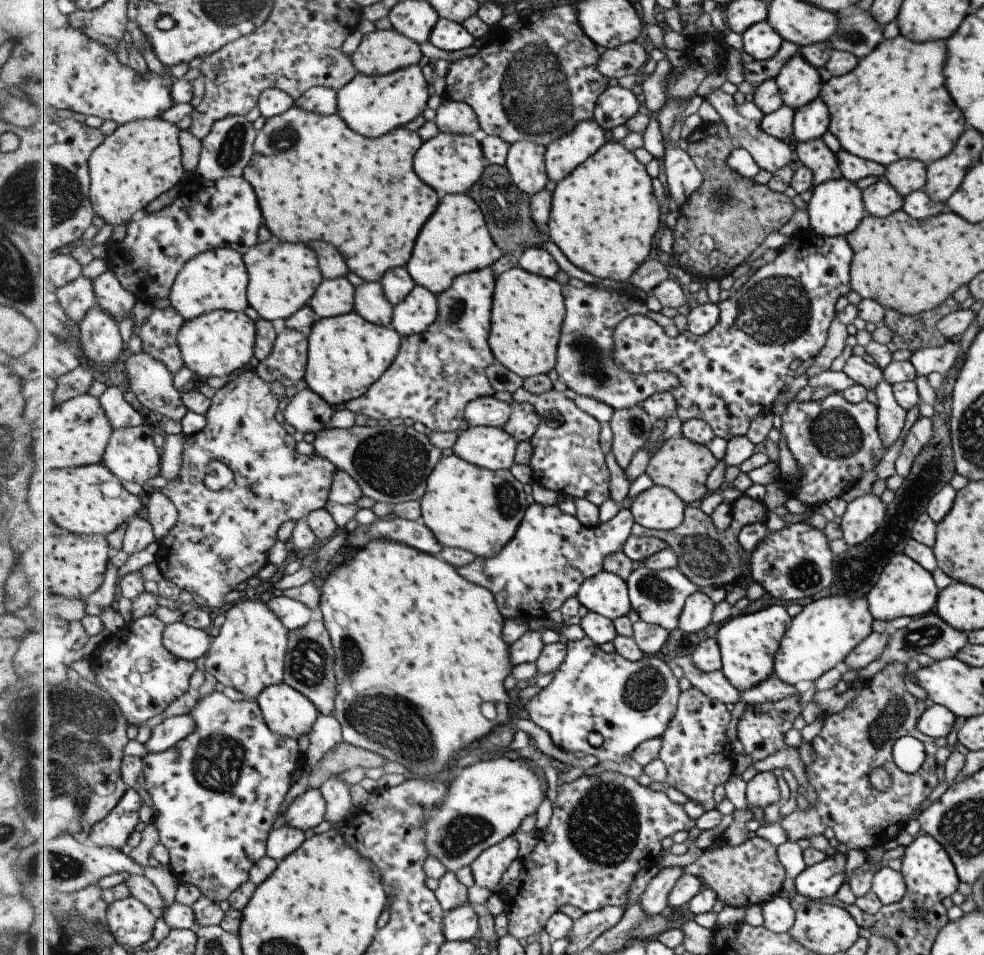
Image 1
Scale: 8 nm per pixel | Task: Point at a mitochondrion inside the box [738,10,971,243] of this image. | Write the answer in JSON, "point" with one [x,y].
{"point":[854,35]}

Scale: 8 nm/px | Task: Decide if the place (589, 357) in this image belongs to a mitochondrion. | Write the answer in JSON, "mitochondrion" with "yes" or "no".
{"mitochondrion":"yes"}

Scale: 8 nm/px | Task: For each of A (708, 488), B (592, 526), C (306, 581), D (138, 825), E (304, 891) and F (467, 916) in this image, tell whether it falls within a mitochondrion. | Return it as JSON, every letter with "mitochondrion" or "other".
{"A":"other","B":"other","C":"other","D":"other","E":"other","F":"other"}

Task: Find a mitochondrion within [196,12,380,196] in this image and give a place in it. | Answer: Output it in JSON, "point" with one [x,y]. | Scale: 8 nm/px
{"point":[230,148]}

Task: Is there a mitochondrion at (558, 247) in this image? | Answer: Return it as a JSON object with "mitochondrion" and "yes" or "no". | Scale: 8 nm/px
{"mitochondrion":"no"}

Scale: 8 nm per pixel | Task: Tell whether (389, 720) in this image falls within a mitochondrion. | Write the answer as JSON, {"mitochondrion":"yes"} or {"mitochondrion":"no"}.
{"mitochondrion":"yes"}

